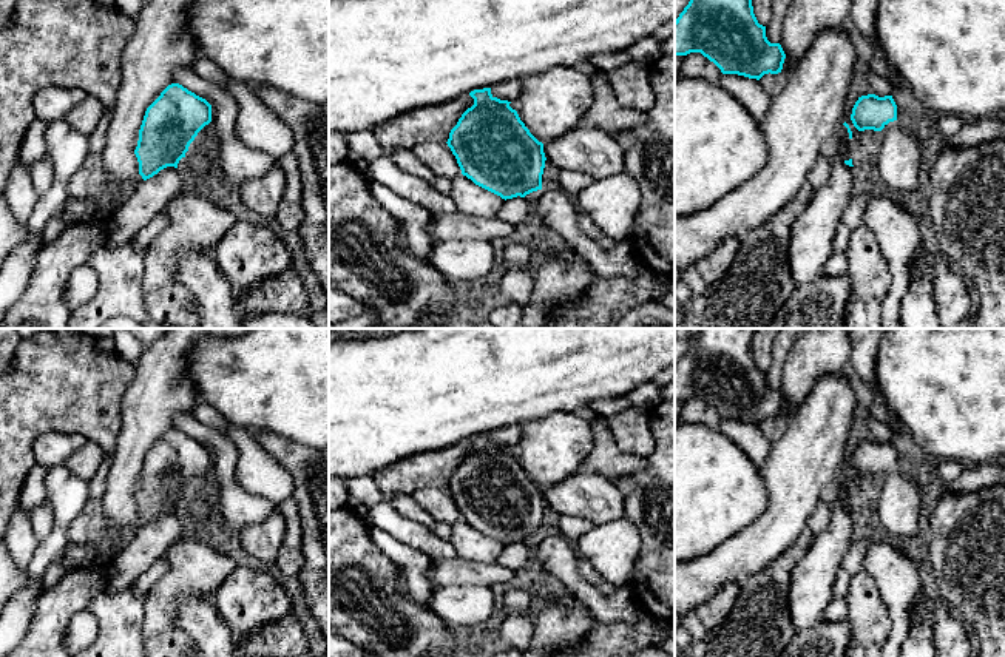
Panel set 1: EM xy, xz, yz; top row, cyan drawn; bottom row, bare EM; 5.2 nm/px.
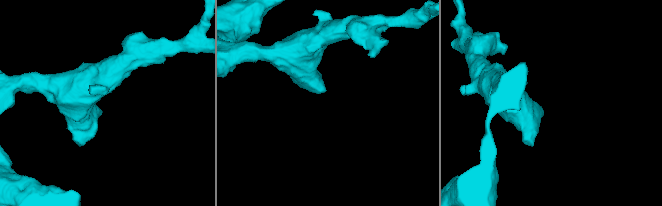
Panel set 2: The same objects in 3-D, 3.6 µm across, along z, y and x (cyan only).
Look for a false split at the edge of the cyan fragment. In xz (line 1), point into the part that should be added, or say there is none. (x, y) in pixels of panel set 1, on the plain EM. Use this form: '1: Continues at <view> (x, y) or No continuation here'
1: No continuation here

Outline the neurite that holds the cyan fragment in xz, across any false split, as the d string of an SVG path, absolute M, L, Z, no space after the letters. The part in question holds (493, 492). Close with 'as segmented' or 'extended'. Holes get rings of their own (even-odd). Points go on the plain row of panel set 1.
M491 433L469 441L474 450L462 460L446 487L462 520L505 546L542 535L543 489L530 478L511 447L494 443Z; as segmented

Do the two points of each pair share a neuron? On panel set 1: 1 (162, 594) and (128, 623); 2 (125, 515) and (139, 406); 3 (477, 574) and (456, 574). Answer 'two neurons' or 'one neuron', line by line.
1: two neurons
2: one neuron
3: one neuron

